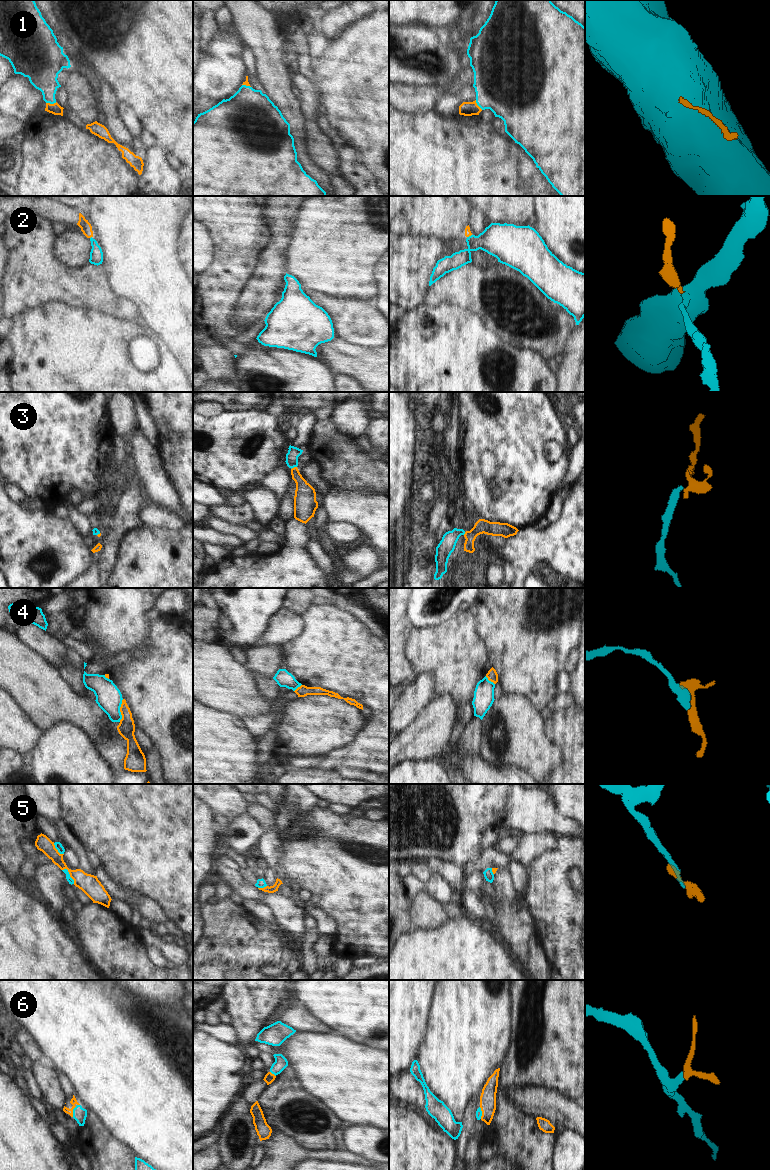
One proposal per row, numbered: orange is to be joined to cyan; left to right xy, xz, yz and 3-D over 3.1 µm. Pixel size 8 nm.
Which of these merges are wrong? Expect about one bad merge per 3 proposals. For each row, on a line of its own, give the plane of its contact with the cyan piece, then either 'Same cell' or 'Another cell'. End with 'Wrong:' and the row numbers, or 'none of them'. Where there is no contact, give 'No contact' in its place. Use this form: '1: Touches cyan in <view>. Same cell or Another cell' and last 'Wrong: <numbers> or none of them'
1: Touches cyan in xy. Same cell
2: Touches cyan in yz. Same cell
3: Touches cyan in xz. Another cell
4: Touches cyan in xy. Another cell
5: Touches cyan in xy. Another cell
6: Touches cyan in xy. Same cell
Wrong: 3, 4, 5.

